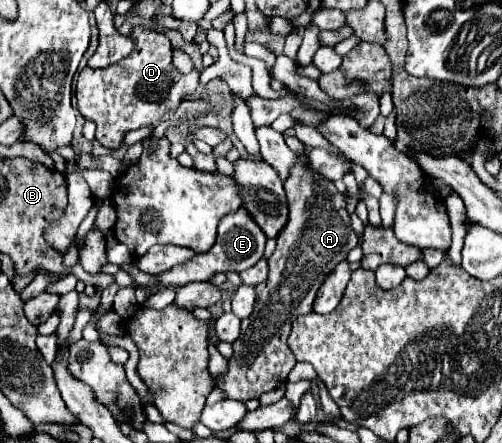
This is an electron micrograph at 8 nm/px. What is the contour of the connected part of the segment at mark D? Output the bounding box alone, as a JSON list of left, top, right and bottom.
[77,26,199,148]

